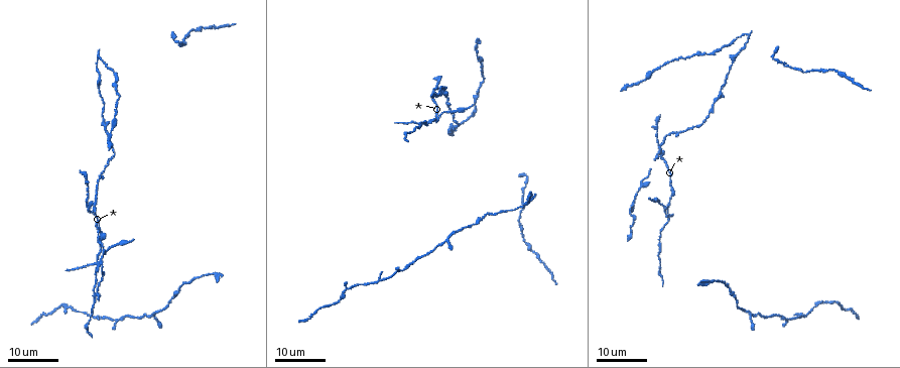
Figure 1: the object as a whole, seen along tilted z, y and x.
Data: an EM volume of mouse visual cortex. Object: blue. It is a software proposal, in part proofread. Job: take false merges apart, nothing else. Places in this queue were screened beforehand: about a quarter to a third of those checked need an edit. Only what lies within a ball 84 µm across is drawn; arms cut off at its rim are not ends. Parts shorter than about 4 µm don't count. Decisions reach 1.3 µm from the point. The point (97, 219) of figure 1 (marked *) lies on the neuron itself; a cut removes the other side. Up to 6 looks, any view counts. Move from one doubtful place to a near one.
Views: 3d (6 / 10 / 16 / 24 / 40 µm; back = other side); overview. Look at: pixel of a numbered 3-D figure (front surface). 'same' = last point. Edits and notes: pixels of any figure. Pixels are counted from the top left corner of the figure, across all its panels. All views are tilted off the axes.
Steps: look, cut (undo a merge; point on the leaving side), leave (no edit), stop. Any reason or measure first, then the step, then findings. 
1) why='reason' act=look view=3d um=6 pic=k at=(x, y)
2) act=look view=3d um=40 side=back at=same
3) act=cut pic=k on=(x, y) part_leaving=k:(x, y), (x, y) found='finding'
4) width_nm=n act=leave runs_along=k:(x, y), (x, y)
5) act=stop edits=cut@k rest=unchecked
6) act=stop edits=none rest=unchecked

why='four arms meet' act=look view=3d um=24 pic=1 at=(668, 215)

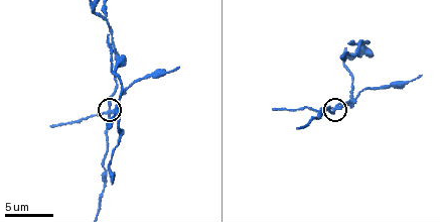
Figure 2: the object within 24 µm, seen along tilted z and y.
why='closer look' act=look view=3d um=6 pic=2 at=(338, 107)

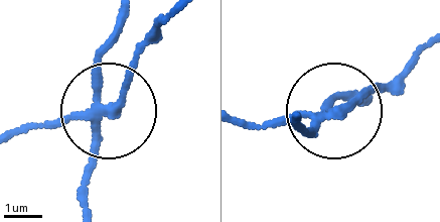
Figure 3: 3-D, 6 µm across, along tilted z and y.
side_arm_um=11 act=cut pic=3 on=(45, 127) part_leaving=3:(98, 111), (118, 97), (148, 37), (179, 14) found='a second neuron is stuck on'

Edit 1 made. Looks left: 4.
why='two arms in line, one across' act=look view=3d um=16 pic=1 at=(659, 153)

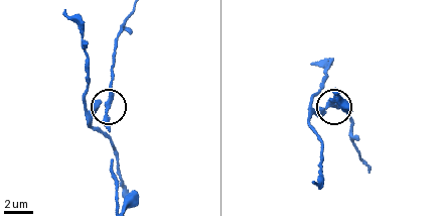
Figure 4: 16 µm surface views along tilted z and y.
why='zoom in' act=look view=3d um=10 pic=4 at=(109, 100)

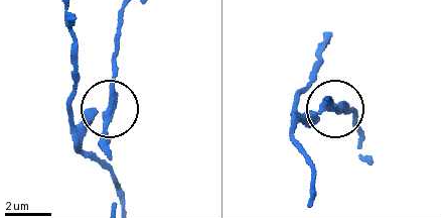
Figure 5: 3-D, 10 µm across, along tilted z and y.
arms=3 act=leave runs_along=5:(117, 189), (81, 125), (106, 107), (118, 36) found='all the same neuron'

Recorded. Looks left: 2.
act=look view=3d um=16 pic=1 at=(748, 36)

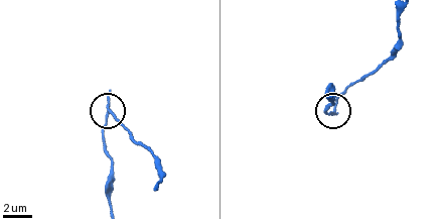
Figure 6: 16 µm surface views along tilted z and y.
why='zoom in' act=look view=3d um=6 at=same

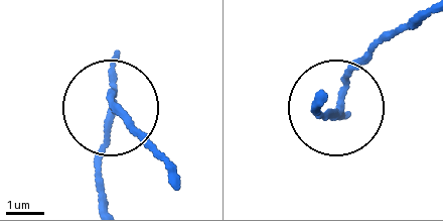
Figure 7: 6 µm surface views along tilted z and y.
act=cut pic=7 on=(125, 112) part_leaving=7:(342, 99), (352, 64), (427, 14) found='two neurons meet here'

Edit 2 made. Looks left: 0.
act=stop edits=cut@3,cut@7 rest=unchecked

